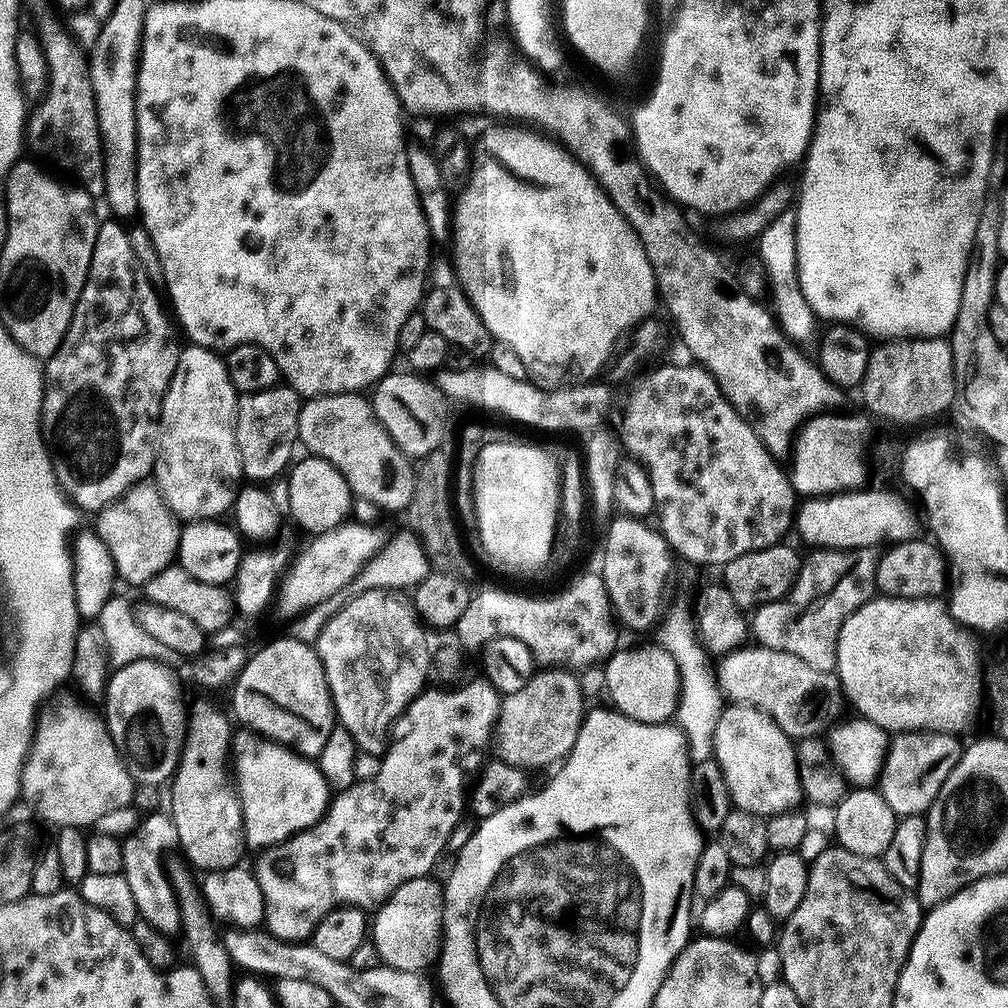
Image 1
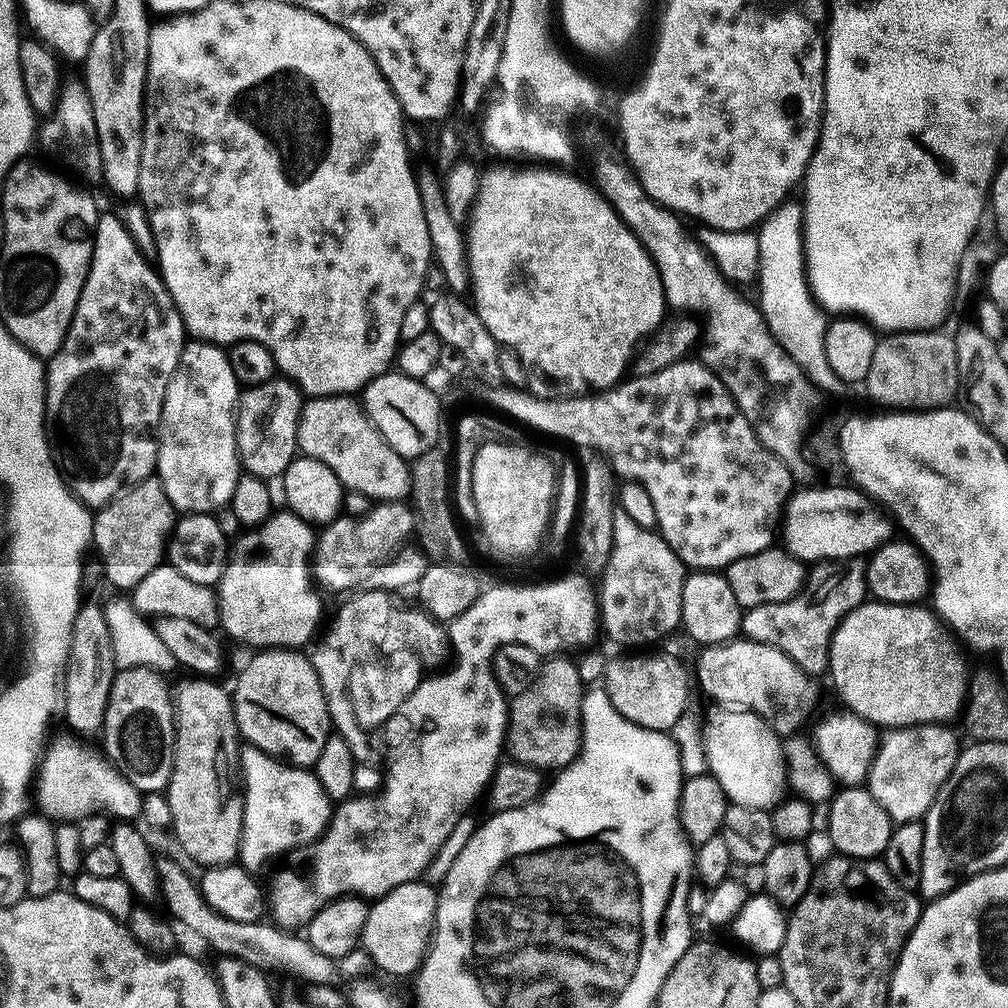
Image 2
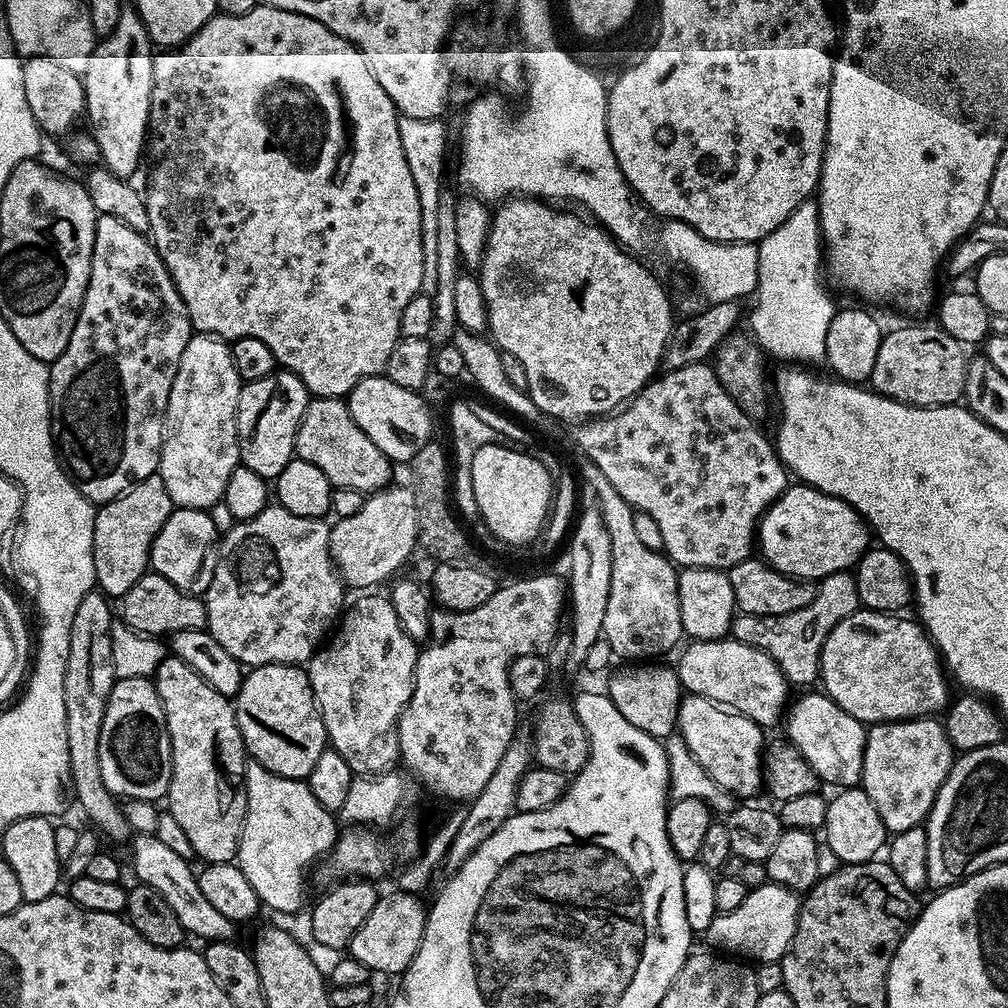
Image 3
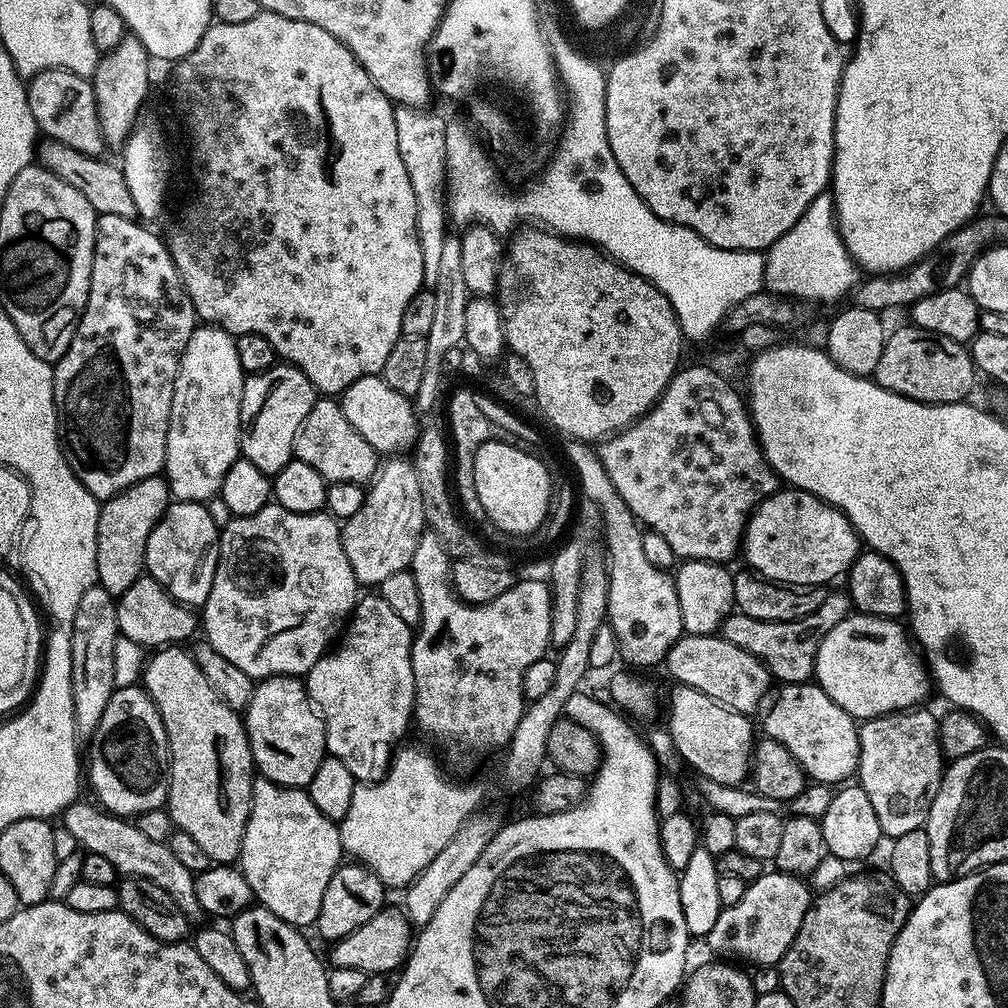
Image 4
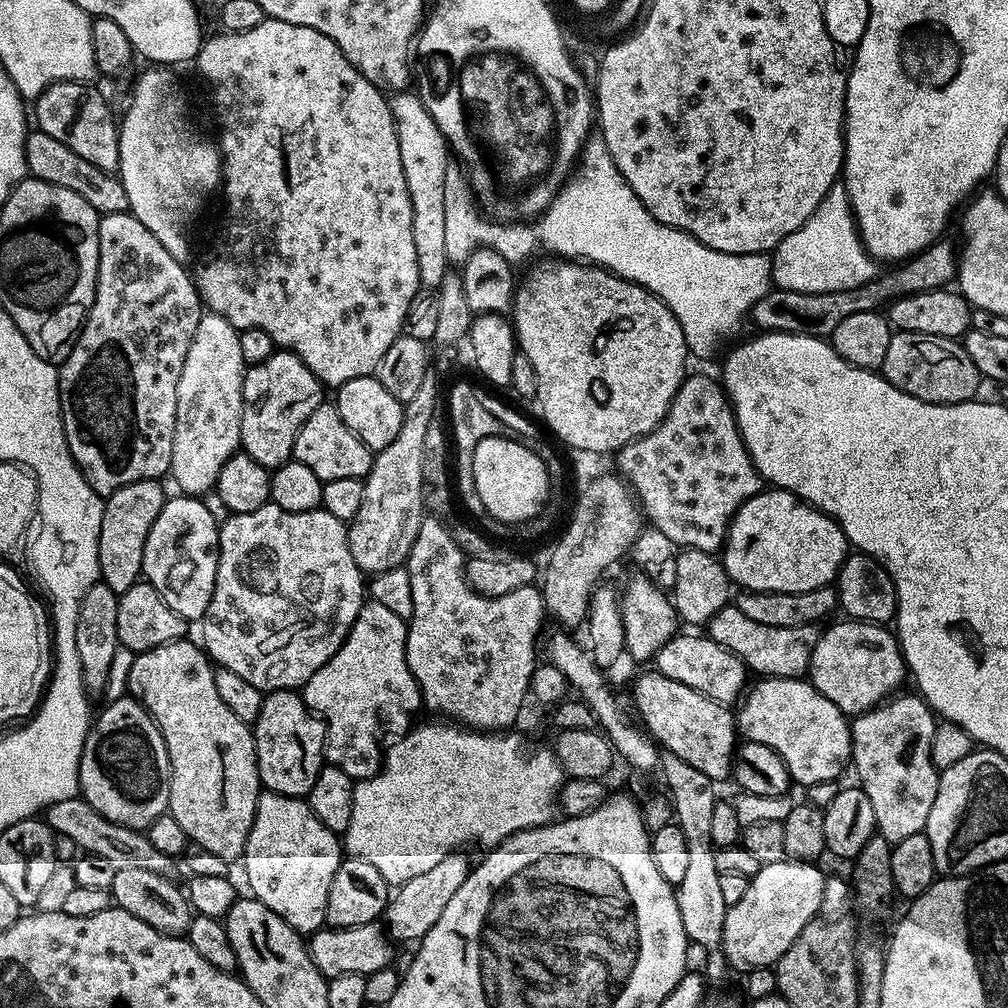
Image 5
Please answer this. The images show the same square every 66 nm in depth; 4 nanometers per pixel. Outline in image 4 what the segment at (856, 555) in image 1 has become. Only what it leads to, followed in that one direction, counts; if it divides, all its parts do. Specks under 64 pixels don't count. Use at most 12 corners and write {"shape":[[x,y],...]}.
{"shape":[[829,591],[814,614],[762,622],[733,611],[722,635],[781,685],[813,679],[822,638],[852,611]]}

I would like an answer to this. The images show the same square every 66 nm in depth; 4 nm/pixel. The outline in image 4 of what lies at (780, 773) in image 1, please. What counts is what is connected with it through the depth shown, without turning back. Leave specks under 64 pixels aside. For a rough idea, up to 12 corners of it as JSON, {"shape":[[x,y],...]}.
{"shape":[[673,687],[666,729],[704,780],[743,785],[747,715]]}

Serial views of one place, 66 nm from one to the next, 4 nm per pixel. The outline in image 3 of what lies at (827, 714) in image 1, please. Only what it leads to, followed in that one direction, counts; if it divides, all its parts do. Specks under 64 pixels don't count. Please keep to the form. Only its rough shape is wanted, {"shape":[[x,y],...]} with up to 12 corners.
{"shape":[[692,640],[674,664],[685,693],[781,723],[790,685],[768,652]]}

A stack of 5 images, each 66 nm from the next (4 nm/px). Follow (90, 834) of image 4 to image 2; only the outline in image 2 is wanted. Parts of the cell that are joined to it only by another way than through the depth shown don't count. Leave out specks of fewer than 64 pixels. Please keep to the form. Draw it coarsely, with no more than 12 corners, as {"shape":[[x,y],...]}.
{"shape":[[159,855],[160,896],[217,955],[288,968],[313,985],[333,961],[264,920],[228,919],[176,859]]}

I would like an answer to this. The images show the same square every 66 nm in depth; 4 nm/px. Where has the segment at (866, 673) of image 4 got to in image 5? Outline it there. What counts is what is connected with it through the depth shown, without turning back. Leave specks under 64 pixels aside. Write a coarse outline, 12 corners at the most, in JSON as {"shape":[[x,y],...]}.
{"shape":[[883,623],[824,628],[810,683],[846,714],[906,680]]}

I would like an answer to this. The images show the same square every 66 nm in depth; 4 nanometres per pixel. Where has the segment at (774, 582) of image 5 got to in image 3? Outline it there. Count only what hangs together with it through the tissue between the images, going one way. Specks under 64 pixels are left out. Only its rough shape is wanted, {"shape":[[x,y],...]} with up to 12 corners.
{"shape":[[793,483],[758,552],[797,580],[849,571],[870,529],[845,500]]}

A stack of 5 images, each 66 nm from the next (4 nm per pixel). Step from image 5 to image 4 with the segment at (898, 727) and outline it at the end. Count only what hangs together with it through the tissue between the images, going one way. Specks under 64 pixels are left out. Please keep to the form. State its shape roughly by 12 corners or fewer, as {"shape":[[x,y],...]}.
{"shape":[[937,717],[865,720],[858,784],[885,837],[924,828],[944,777]]}

